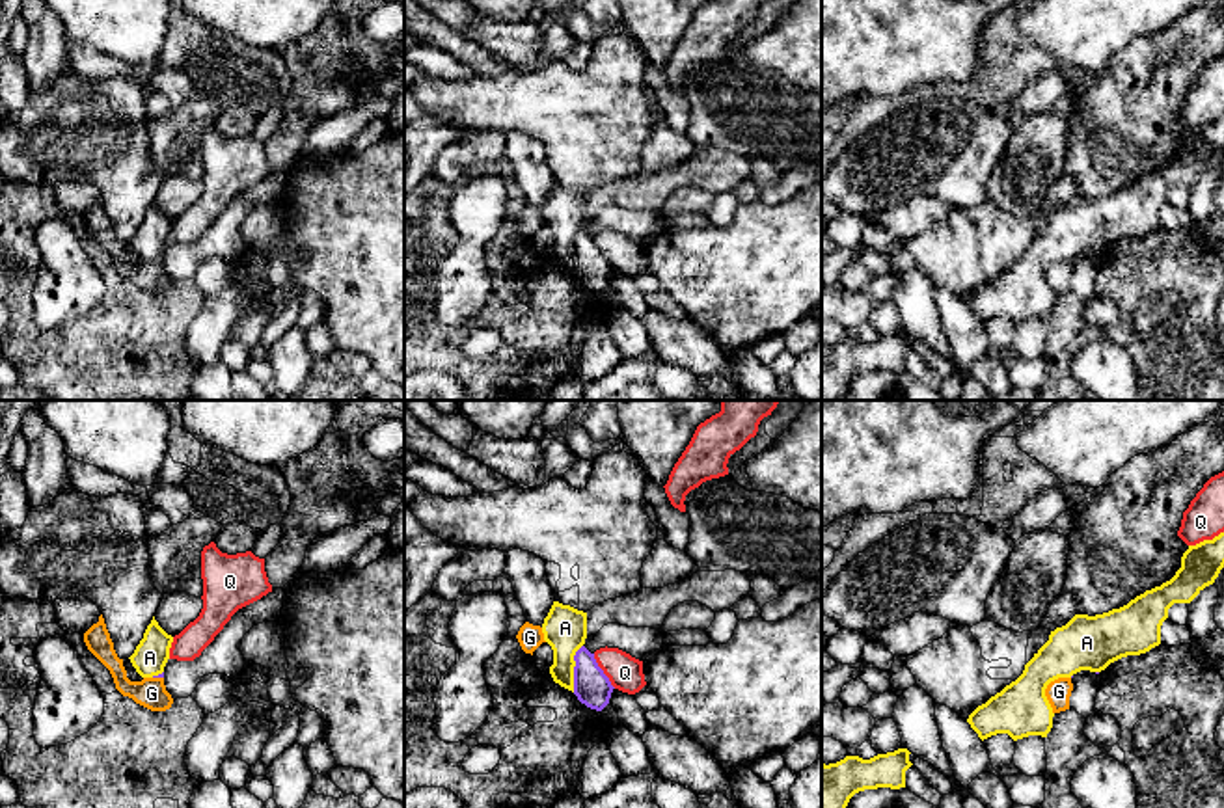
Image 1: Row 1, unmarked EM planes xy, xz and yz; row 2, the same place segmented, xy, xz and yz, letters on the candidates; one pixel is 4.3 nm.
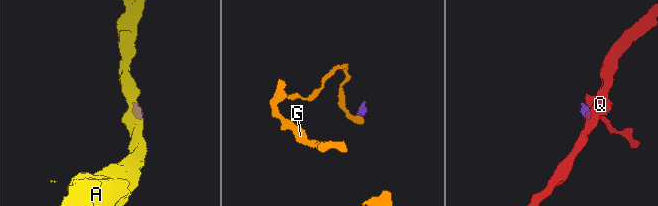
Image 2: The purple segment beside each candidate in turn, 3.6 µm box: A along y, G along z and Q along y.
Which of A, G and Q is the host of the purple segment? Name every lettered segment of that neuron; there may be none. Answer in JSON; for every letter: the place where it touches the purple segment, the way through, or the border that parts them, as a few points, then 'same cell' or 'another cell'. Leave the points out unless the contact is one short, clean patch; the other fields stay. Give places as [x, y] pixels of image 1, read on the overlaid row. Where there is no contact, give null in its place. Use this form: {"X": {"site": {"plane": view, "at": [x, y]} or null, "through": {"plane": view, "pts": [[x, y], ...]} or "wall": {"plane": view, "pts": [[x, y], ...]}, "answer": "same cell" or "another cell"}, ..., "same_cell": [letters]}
{"A": {"site": {"plane": "xz", "at": [574, 669]}, "wall": {"plane": "xz", "pts": [[582, 645], [574, 656], [572, 691]]}, "answer": "another cell"}, "G": {"site": {"plane": "xy", "at": [159, 676]}, "through": {"plane": "xy", "pts": [[163, 673], [159, 676], [151, 693]]}, "answer": "same cell"}, "Q": {"site": {"plane": "xz", "at": [602, 671]}, "wall": {"plane": "xz", "pts": [[593, 654], [615, 687]]}, "answer": "another cell"}, "same_cell": ["G"]}

